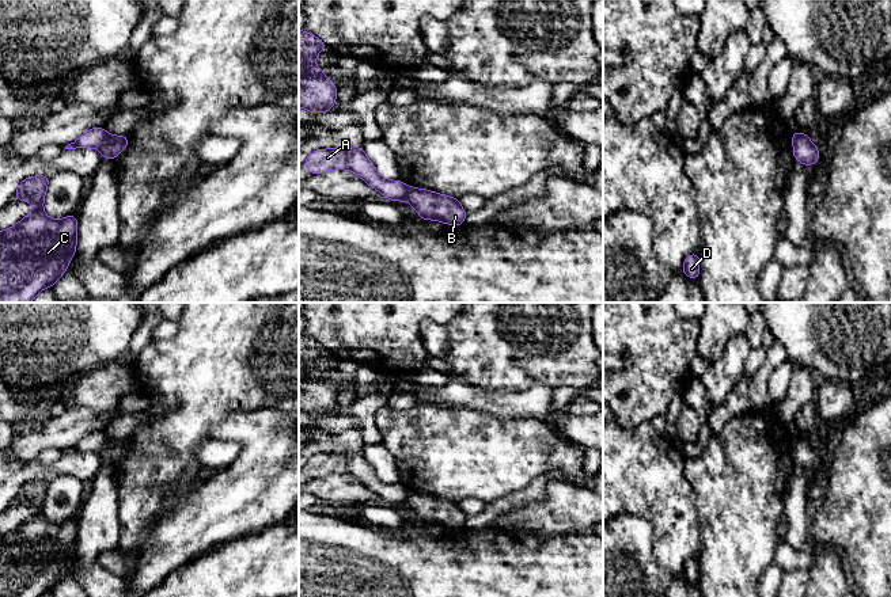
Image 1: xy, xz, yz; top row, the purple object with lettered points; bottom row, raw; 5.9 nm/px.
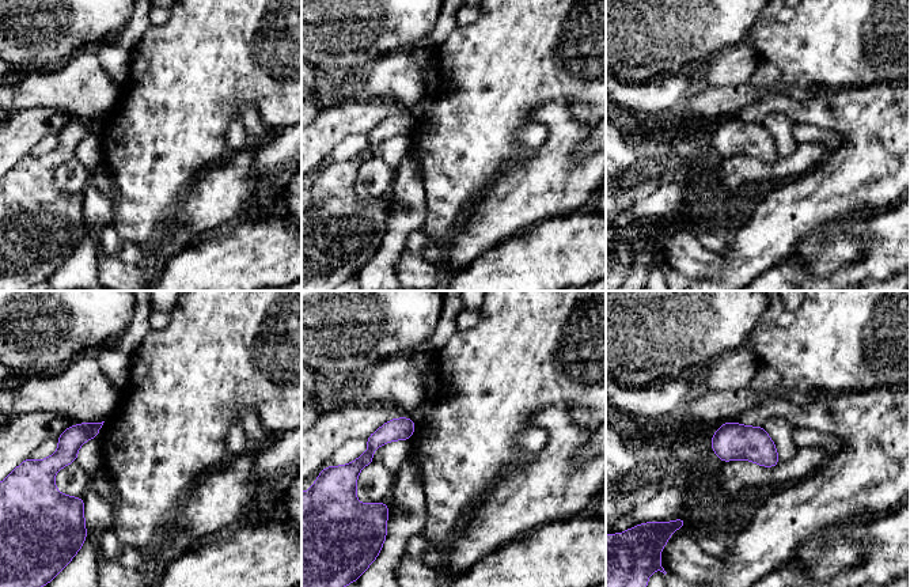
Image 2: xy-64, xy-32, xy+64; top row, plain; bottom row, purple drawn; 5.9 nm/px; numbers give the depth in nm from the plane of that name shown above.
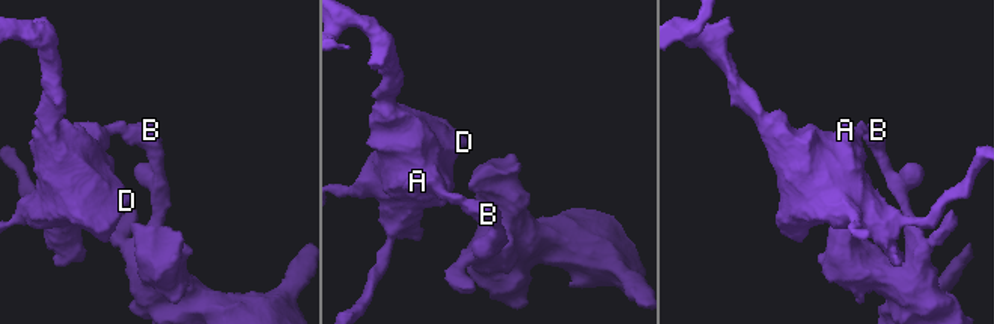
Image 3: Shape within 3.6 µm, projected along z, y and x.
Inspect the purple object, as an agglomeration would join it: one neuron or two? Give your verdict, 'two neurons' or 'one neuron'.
two neurons

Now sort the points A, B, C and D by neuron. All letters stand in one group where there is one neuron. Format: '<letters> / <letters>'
A C D / B

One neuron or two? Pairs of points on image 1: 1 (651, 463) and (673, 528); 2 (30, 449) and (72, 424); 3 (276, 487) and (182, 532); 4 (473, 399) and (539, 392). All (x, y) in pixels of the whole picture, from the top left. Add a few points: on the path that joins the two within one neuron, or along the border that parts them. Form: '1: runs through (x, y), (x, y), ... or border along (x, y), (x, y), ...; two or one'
1: runs through (651, 479), (651, 485), (668, 502), (673, 512); one
2: runs through (41, 438), (49, 433), (61, 433); one
3: runs through (253, 493), (205, 514); one
4: runs through (489, 402), (523, 402); one

